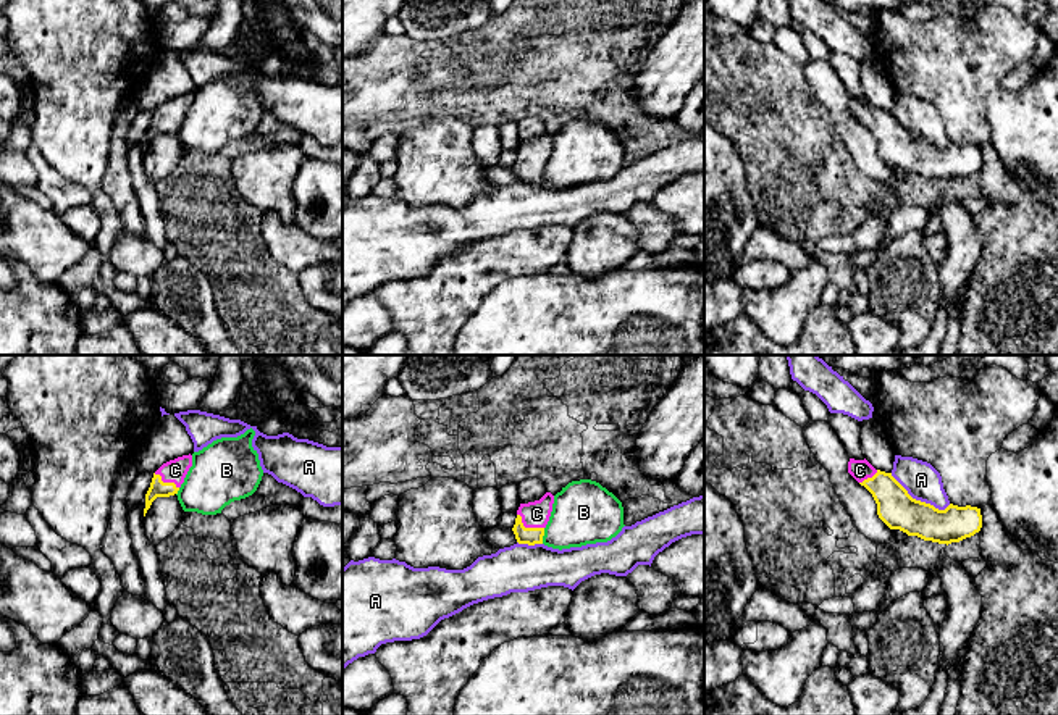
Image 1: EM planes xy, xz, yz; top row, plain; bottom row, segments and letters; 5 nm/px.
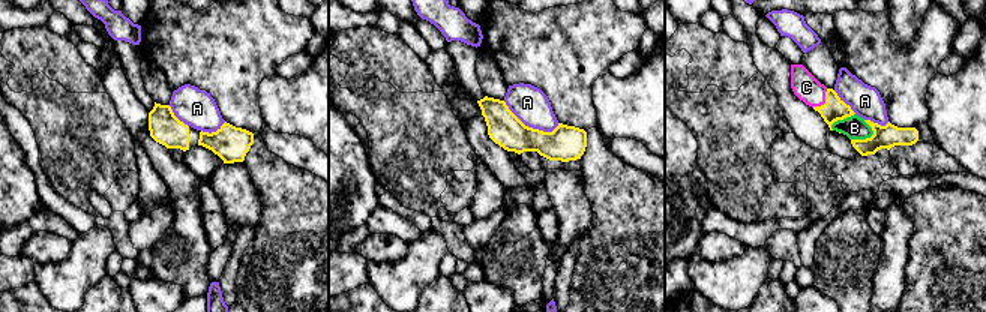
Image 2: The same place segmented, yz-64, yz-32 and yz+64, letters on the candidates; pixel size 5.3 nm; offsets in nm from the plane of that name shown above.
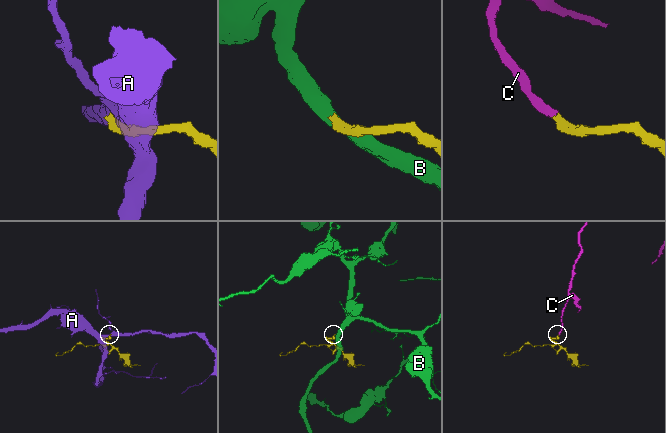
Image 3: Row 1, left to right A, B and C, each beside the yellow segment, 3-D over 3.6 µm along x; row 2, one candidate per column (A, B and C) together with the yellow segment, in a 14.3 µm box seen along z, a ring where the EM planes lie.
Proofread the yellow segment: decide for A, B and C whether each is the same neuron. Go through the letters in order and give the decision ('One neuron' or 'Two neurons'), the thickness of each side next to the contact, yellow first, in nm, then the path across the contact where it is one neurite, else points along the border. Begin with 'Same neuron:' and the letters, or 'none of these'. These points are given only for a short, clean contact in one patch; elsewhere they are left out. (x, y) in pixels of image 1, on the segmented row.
Same neuron: C
A: Two neurons. Thickness 190 nm (yellow) against 180 nm
B: Two neurons. Thickness 90 nm (yellow) against 320 nm. Boundary: xz (545, 528), (541, 543)
C: One neuron. Thickness 90 nm (yellow) against 130 nm. Path across: xz (530, 536), (528, 528), (537, 514)

